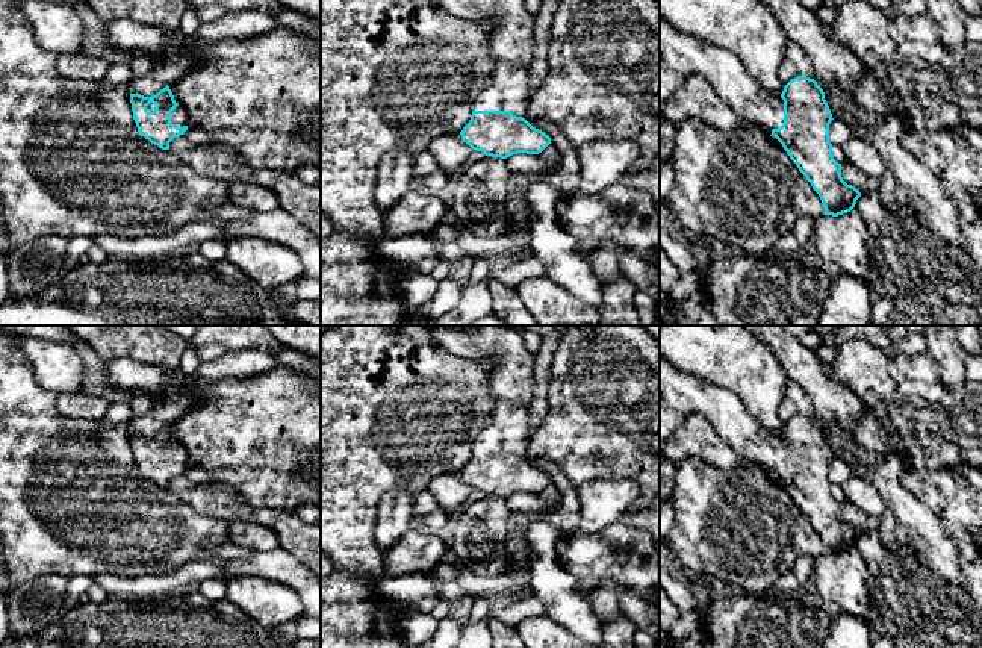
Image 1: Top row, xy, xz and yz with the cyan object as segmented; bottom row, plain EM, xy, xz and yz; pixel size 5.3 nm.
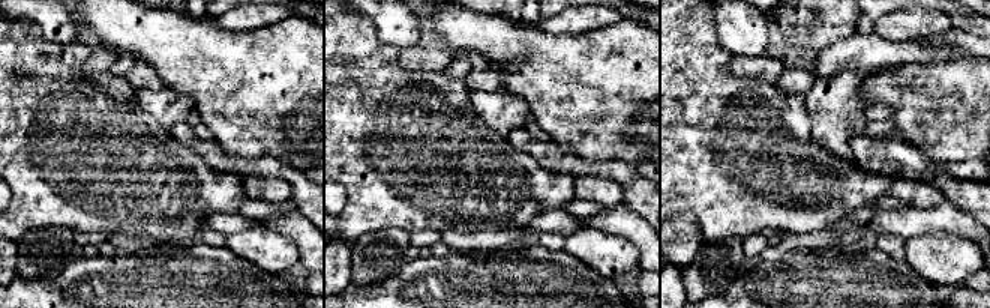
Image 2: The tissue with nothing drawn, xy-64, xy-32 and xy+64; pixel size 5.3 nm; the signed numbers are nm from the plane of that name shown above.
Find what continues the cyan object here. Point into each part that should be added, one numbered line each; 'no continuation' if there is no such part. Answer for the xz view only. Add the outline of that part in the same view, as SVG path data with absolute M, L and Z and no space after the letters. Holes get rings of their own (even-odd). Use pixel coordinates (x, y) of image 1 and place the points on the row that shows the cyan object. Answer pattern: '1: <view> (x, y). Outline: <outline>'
1: xz (509, 90). Outline: M498 59L492 70L490 85L478 94L472 111L510 111L525 118L530 97L528 67Z

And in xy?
1: xy (179, 117). Outline: M180 104L171 112L171 123L177 127L188 126L189 114Z

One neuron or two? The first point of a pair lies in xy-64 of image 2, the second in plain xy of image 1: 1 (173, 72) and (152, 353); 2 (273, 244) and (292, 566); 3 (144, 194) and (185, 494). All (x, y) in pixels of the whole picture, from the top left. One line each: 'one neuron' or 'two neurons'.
1: two neurons
2: two neurons
3: two neurons

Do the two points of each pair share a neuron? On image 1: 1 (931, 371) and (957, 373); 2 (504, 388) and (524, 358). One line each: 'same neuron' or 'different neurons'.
1: different neurons
2: same neuron

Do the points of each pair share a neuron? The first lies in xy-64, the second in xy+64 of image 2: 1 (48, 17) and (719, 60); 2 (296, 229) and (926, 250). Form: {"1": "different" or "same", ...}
{"1": "different", "2": "different"}

